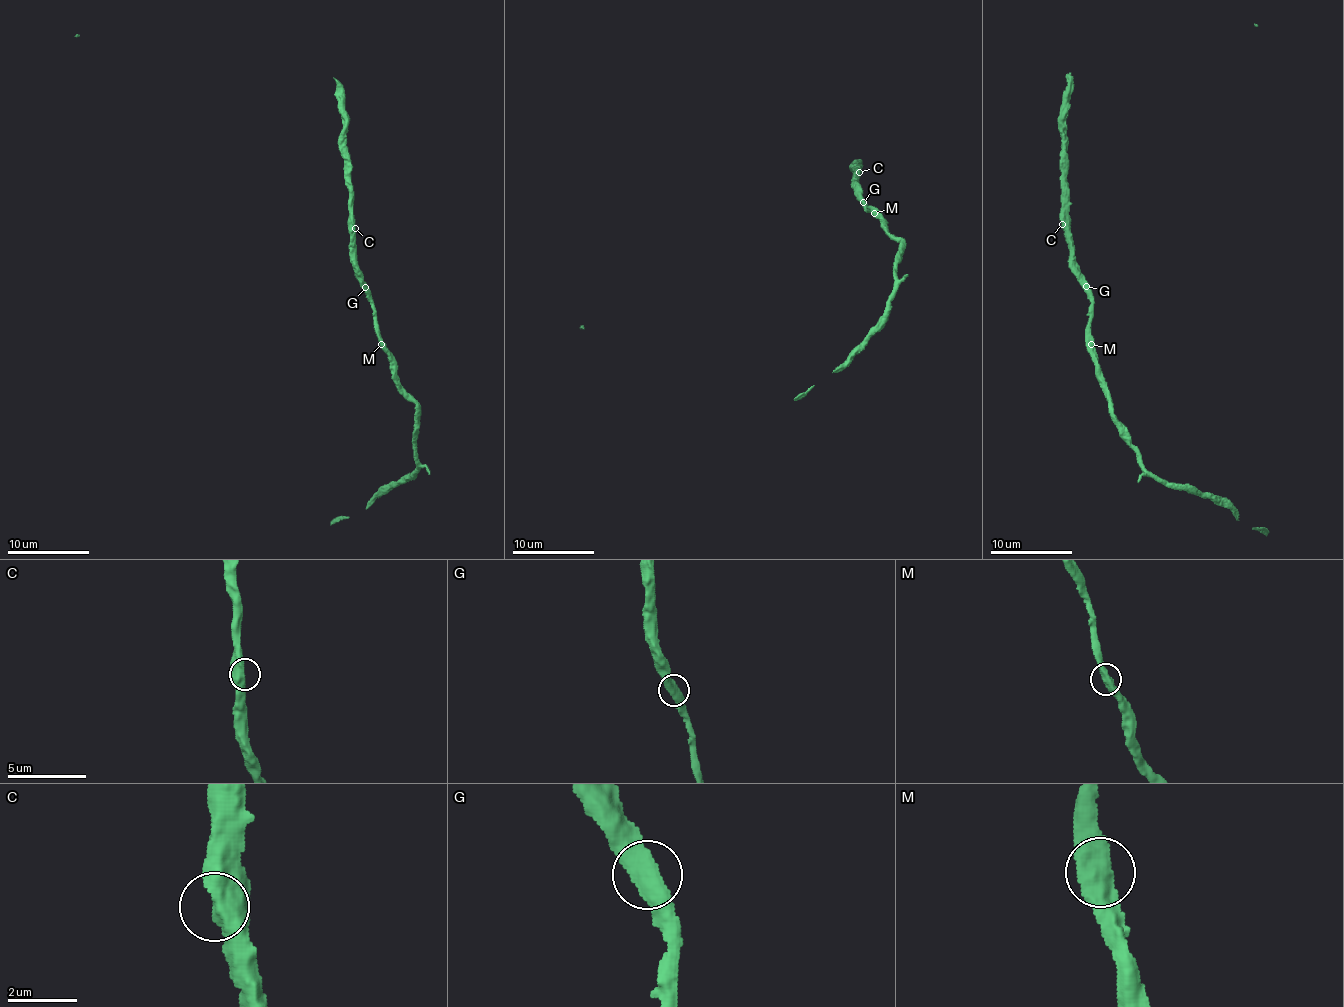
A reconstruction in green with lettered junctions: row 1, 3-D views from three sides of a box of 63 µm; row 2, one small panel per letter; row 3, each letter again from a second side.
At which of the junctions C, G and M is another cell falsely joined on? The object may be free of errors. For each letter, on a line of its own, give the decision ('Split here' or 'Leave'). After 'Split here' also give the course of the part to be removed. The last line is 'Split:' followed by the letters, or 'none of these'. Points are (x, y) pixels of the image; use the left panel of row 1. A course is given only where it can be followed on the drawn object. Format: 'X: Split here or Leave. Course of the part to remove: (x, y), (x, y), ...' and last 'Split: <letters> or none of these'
C: Leave
G: Leave
M: Leave
Split: none of these

